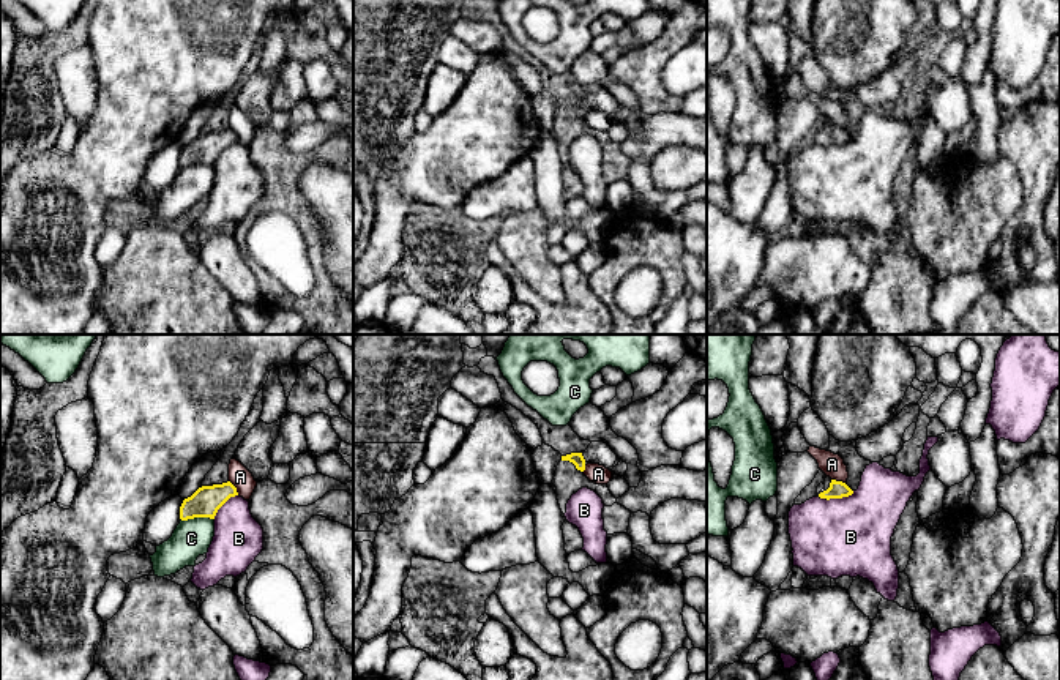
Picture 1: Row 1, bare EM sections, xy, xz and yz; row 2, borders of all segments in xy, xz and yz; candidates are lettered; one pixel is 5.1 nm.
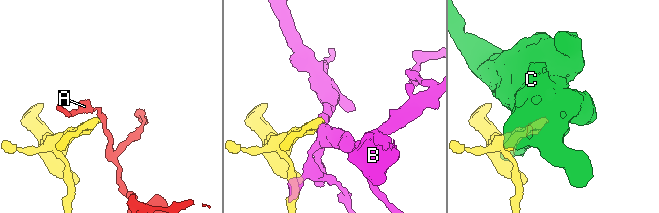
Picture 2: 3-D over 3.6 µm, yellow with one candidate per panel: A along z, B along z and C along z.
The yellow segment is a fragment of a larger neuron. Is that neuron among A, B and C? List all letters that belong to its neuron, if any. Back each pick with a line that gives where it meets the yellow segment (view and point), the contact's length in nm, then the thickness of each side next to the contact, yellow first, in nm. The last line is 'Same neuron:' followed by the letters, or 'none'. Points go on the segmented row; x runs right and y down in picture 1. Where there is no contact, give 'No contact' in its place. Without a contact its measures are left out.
Same neuron: none

